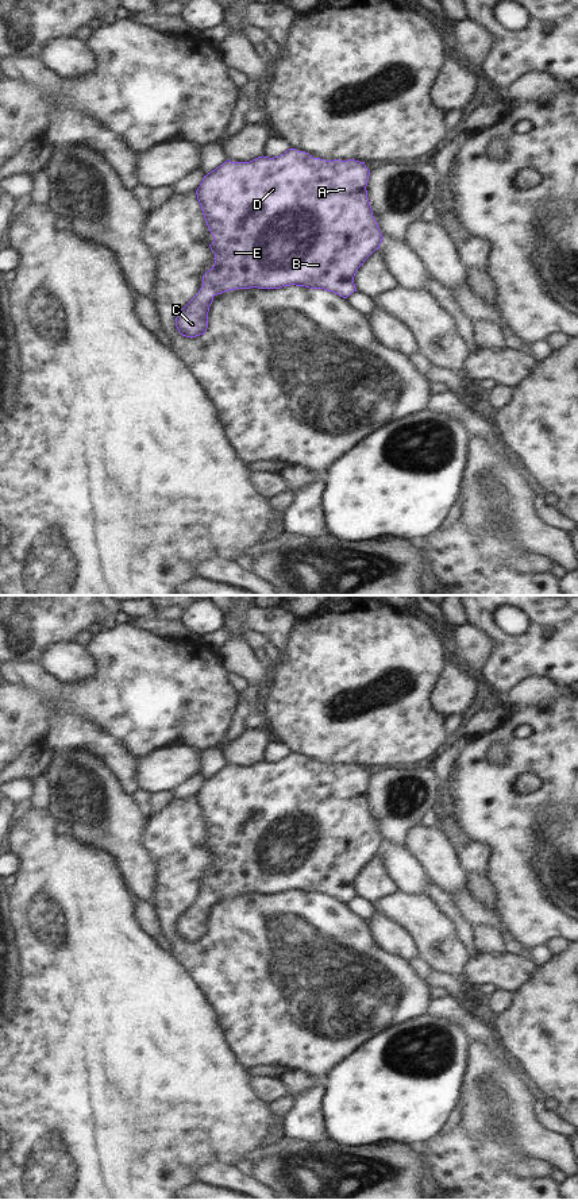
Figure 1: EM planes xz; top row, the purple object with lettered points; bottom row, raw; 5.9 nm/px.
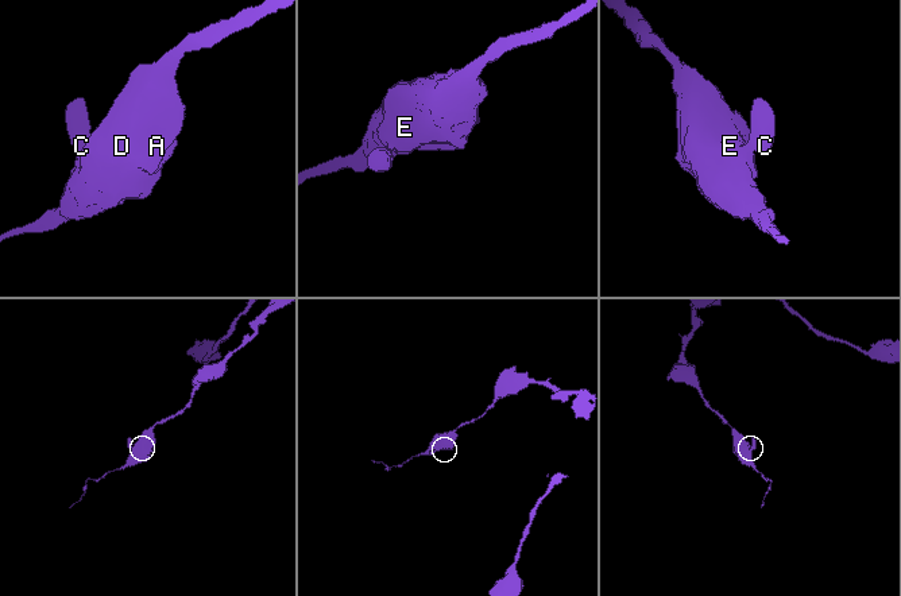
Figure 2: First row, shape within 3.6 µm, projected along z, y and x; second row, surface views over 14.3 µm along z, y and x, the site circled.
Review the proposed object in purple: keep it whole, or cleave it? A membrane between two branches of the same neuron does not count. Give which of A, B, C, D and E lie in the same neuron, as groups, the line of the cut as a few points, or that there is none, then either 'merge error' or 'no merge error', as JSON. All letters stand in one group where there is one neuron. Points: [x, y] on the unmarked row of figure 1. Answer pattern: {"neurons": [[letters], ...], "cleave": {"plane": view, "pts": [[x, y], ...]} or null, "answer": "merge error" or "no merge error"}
{"neurons": [["A", "B", "C", "D", "E"]], "cleave": null, "answer": "no merge error"}

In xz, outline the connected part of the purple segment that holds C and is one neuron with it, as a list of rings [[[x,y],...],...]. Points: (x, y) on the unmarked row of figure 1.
[[[289,753],[280,761],[258,761],[250,767],[226,765],[204,780],[196,795],[205,827],[213,841],[213,871],[203,880],[199,898],[177,918],[176,931],[182,941],[196,942],[208,933],[213,902],[235,894],[280,894],[305,891],[324,894],[347,903],[357,896],[354,881],[365,865],[379,853],[382,838],[367,803],[370,775],[355,764],[325,765]]]

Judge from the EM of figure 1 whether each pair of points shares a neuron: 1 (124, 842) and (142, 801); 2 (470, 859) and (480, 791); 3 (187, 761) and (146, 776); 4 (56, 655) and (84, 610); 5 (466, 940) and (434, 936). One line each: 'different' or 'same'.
1: different
2: different
3: same
4: different
5: different

